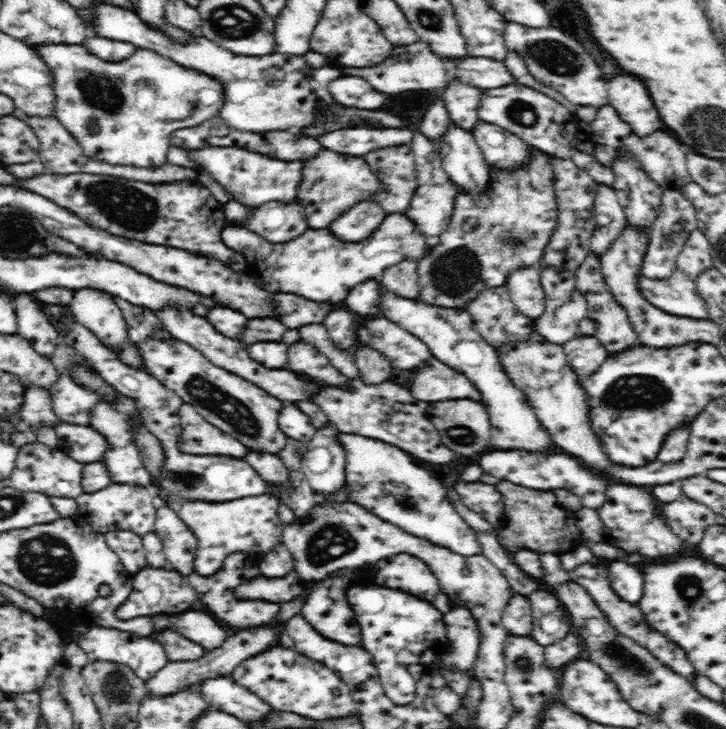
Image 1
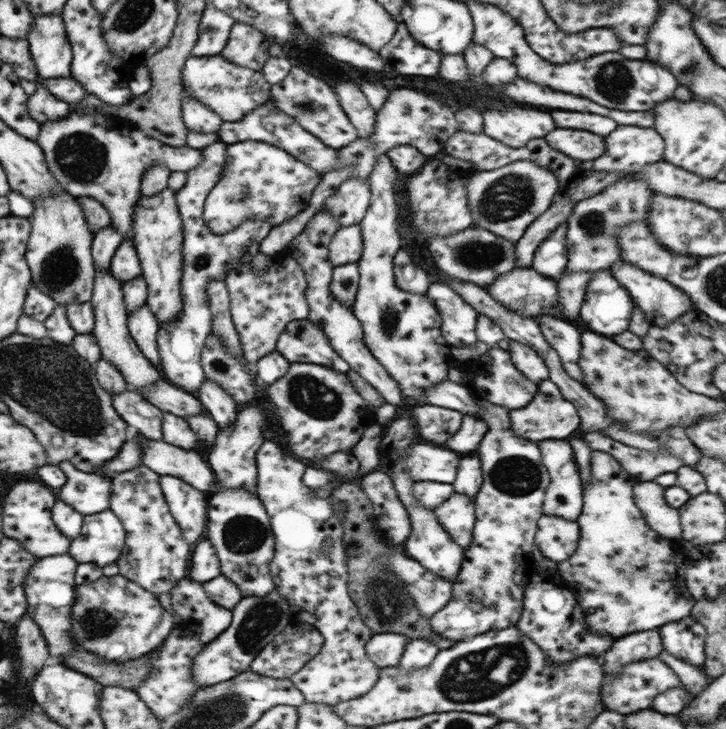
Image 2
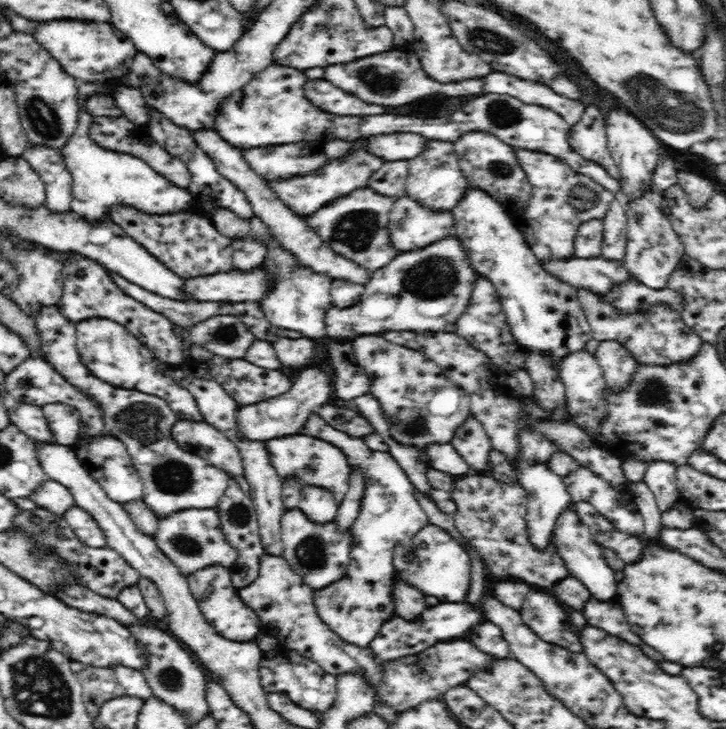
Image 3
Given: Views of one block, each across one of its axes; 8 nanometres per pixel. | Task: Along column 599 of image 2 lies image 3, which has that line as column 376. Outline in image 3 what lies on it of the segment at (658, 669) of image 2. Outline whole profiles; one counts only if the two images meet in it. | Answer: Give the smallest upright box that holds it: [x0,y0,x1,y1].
[376,640,497,713]

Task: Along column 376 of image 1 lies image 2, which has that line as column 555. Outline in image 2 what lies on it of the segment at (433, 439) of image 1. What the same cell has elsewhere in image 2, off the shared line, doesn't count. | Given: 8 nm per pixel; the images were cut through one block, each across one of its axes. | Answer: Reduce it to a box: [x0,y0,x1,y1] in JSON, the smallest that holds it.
[509,378,581,443]

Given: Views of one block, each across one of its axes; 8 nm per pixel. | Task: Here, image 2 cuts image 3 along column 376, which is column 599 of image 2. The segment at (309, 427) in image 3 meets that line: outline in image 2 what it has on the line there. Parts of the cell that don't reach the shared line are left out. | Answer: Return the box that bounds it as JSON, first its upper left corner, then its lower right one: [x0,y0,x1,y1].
[558,451,696,640]

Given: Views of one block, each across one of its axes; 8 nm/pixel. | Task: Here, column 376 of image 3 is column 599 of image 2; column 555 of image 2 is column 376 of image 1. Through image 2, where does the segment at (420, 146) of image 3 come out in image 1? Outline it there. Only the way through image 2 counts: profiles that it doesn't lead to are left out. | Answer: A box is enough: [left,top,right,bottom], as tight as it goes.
[318,128,412,156]

